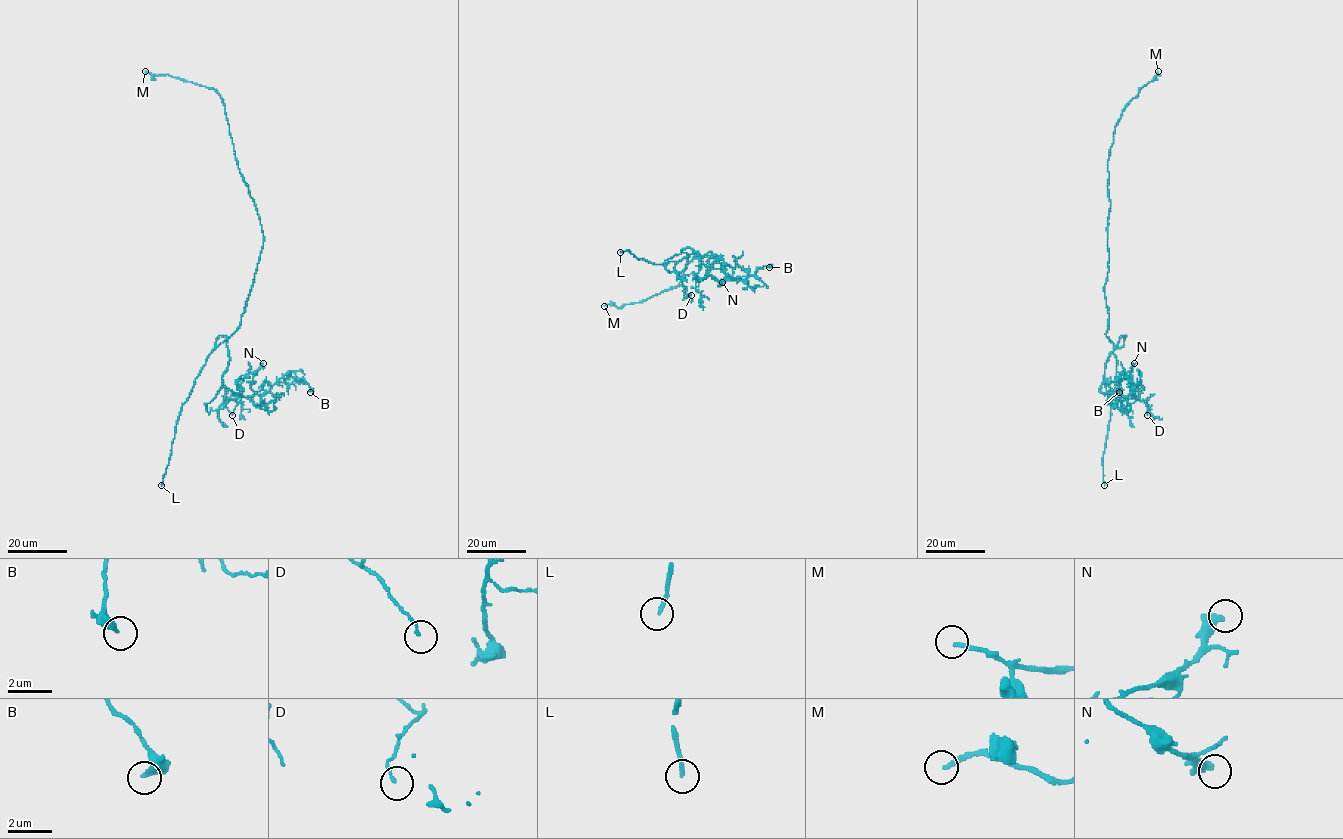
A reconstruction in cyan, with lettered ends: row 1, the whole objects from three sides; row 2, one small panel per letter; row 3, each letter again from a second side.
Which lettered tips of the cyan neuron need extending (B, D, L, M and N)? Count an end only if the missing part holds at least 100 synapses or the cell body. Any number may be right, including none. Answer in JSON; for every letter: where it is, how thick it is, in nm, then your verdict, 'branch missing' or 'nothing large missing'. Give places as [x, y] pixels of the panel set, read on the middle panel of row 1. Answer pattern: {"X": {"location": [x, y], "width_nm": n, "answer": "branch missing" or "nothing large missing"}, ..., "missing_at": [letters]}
{"B": {"location": [769, 267], "width_nm": 280, "answer": "nothing large missing"}, "D": {"location": [691, 295], "width_nm": 120, "answer": "nothing large missing"}, "L": {"location": [620, 252], "width_nm": 160, "answer": "branch missing"}, "M": {"location": [604, 306], "width_nm": 180, "answer": "nothing large missing"}, "N": {"location": [722, 282], "width_nm": 420, "answer": "nothing large missing"}, "missing_at": ["L"]}

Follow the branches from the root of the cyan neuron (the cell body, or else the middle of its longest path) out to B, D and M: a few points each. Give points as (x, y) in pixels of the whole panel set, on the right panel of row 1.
B: (1106, 281), (1105, 334), (1118, 347), (1125, 336), (1100, 390), (1133, 395), (1128, 377), (1119, 392)
D: (1106, 281), (1105, 334), (1118, 347), (1125, 336), (1105, 364), (1106, 394), (1122, 412), (1147, 403), (1147, 415)
M: (1106, 281), (1111, 205), (1108, 159), (1114, 128), (1125, 107), (1156, 74), (1159, 75), (1158, 71)

